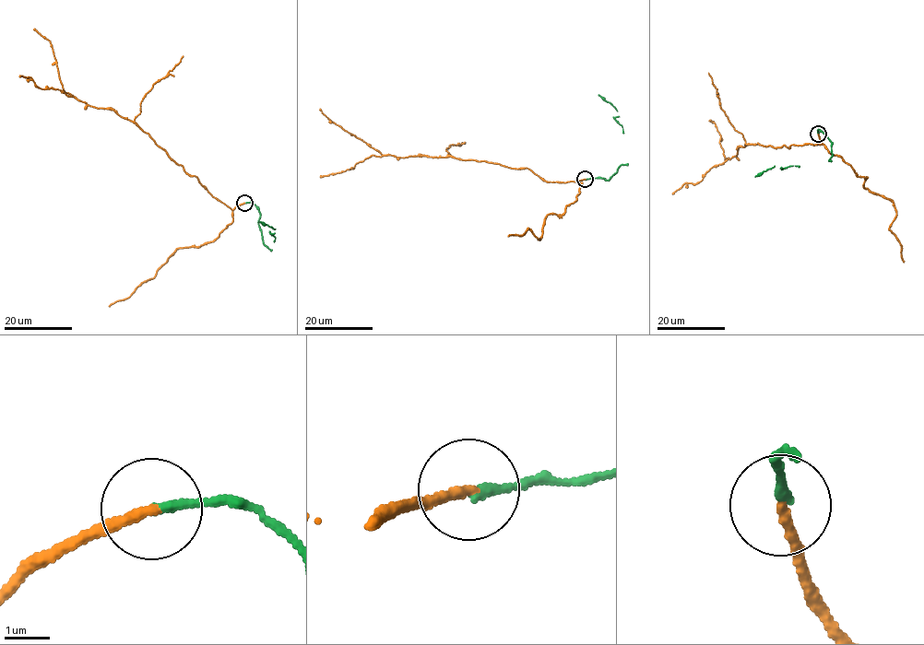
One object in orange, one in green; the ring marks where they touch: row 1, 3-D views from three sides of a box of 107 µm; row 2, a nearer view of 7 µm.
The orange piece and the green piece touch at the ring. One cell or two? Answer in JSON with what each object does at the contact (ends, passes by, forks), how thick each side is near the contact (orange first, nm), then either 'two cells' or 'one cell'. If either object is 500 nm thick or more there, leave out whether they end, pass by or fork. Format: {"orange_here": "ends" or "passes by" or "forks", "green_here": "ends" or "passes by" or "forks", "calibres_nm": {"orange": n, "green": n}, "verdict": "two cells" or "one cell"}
{"orange_here": "ends", "green_here": "ends", "calibres_nm": {"orange": 240, "green": 200}, "verdict": "two cells"}

